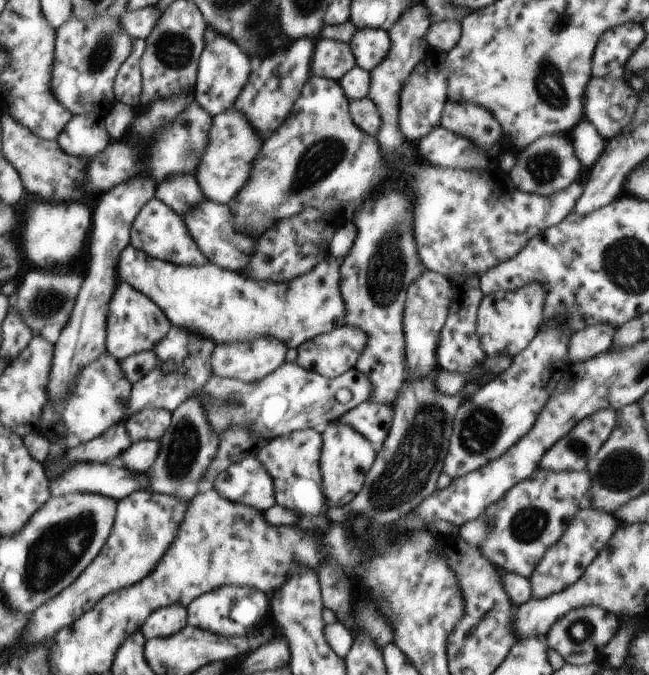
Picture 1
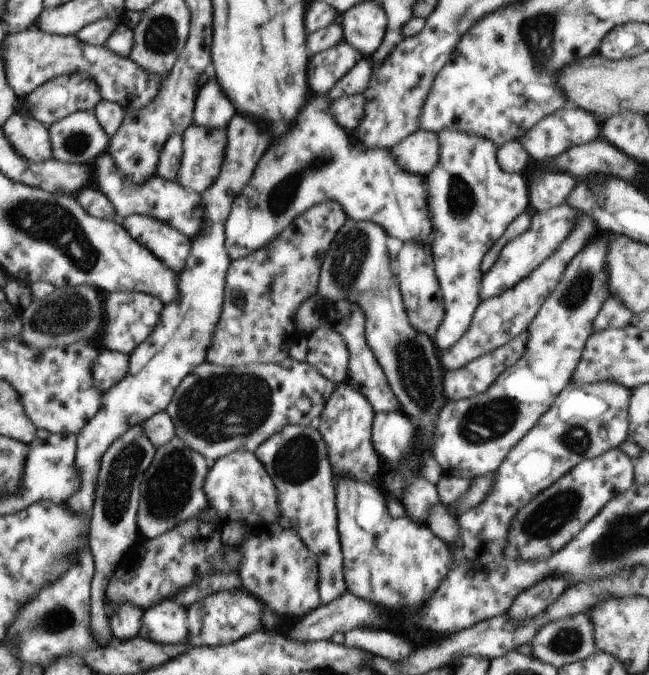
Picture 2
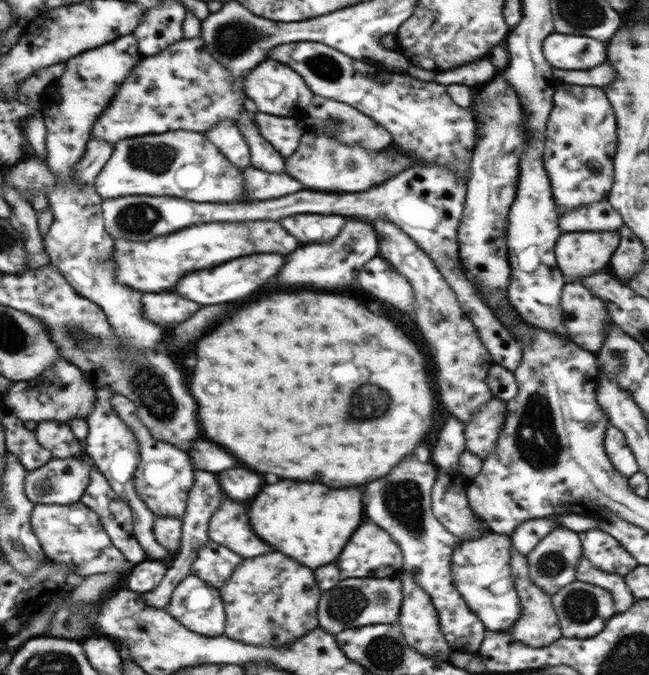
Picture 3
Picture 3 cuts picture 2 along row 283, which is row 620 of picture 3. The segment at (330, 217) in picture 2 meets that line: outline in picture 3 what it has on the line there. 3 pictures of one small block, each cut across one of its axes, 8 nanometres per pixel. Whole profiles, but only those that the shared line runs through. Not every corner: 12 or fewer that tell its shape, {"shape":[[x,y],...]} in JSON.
{"shape":[[280,552],[220,592],[224,635],[286,646],[319,626],[314,572]]}

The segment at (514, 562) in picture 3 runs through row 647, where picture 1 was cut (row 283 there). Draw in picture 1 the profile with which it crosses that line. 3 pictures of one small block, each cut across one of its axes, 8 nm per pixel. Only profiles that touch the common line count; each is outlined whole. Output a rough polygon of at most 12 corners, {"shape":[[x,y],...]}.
{"shape":[[540,282],[484,296],[476,328],[488,356],[534,340],[548,292]]}

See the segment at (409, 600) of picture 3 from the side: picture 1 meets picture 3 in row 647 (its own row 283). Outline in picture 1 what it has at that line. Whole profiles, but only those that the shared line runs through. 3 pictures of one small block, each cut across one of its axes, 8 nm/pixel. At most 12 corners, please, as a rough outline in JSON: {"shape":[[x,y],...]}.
{"shape":[[442,274],[408,288],[402,318],[410,372],[436,368],[452,302]]}

